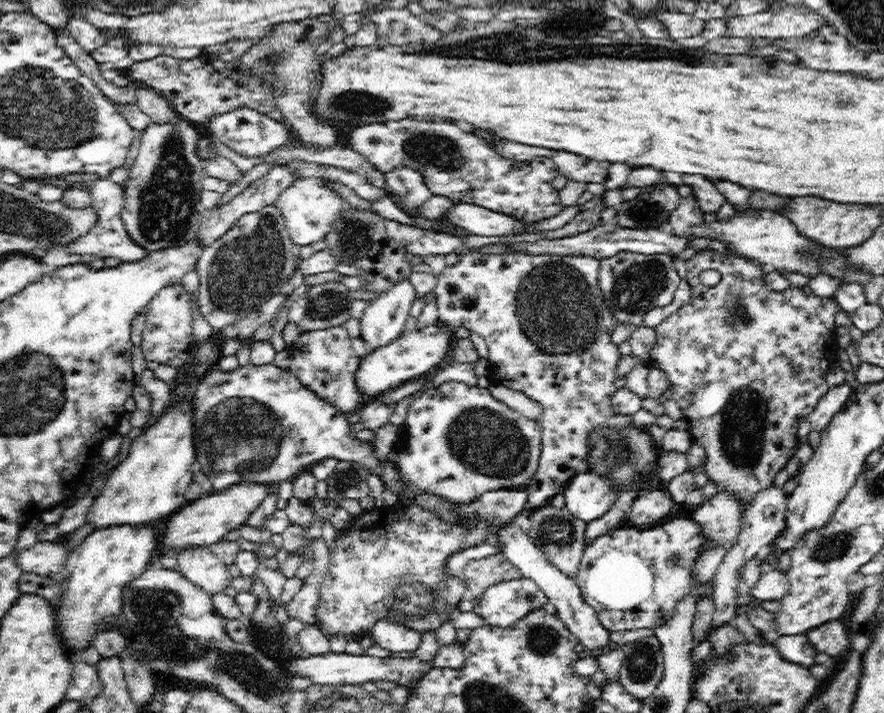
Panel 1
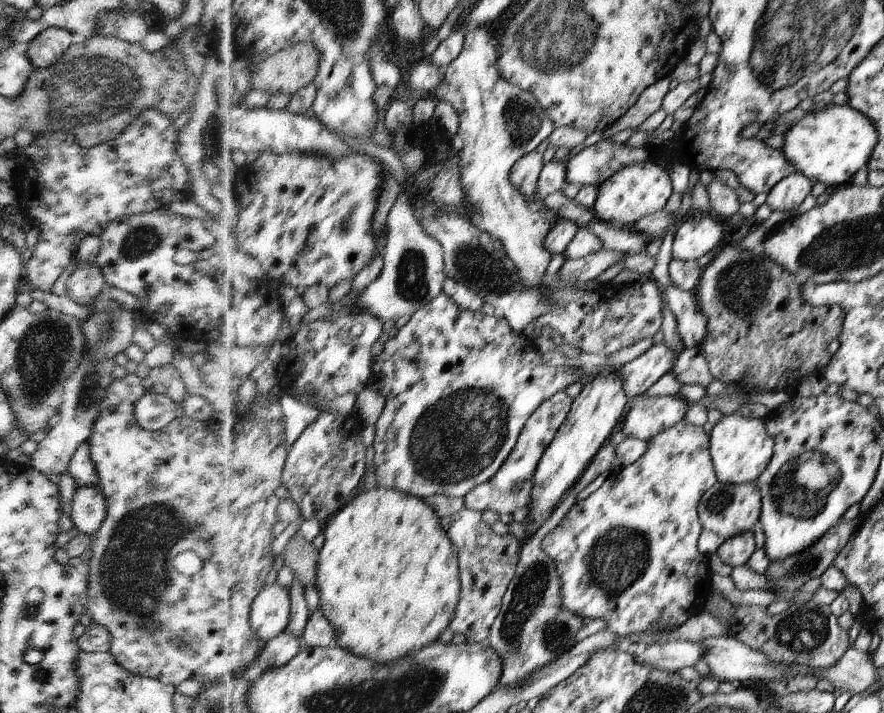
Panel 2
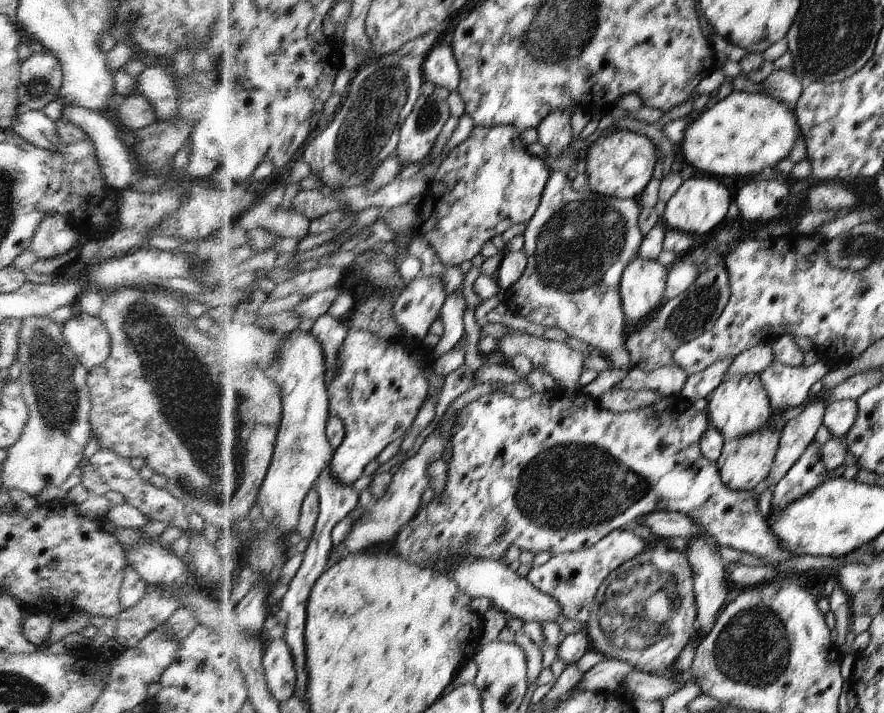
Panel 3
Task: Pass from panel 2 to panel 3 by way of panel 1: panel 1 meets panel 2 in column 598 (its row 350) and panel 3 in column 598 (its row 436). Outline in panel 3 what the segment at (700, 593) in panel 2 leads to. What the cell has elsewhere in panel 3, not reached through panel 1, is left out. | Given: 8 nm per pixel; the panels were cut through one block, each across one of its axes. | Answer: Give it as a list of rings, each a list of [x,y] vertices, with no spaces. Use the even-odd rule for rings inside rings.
[[[618,529],[610,532],[602,540],[593,544],[590,548],[582,549],[571,553],[560,553],[559,555],[552,556],[550,559],[541,566],[531,568],[525,579],[537,588],[540,592],[551,596],[561,608],[561,614],[572,620],[577,620],[585,626],[586,633],[591,640],[592,650],[601,652],[606,658],[620,659],[630,664],[631,668],[644,671],[646,673],[654,673],[659,677],[672,677],[680,676],[682,672],[677,672],[674,668],[676,658],[679,658],[680,652],[684,650],[684,646],[688,642],[692,642],[690,638],[696,634],[696,592],[692,592],[692,571],[688,564],[689,557],[684,551],[674,549],[668,544],[668,540],[658,540],[654,544],[646,544],[633,530]]]

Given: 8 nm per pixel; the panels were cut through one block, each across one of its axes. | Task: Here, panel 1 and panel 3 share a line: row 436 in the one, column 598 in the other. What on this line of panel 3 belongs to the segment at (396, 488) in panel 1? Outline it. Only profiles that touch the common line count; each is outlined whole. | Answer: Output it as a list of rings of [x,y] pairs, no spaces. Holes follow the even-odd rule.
[[[564,109],[556,110],[549,112],[549,115],[546,115],[536,127],[539,142],[542,146],[545,146],[548,149],[548,152],[552,154],[551,158],[554,158],[552,161],[555,163],[556,170],[553,172],[553,175],[550,175],[548,186],[545,188],[545,195],[542,197],[540,206],[537,208],[536,214],[532,219],[526,224],[526,229],[523,235],[523,249],[528,256],[528,266],[525,268],[524,274],[520,279],[517,280],[517,284],[514,285],[512,290],[505,291],[505,305],[508,312],[511,314],[516,314],[523,321],[524,325],[529,328],[534,329],[535,327],[543,328],[560,328],[564,330],[568,337],[576,337],[582,342],[585,342],[587,346],[592,346],[595,348],[595,352],[608,359],[608,362],[613,366],[614,369],[622,369],[623,371],[633,370],[630,362],[630,357],[628,354],[628,348],[625,346],[625,339],[627,338],[627,320],[625,319],[624,309],[622,308],[621,303],[621,280],[626,268],[629,264],[633,262],[634,259],[637,259],[637,256],[640,255],[640,248],[643,242],[642,233],[639,227],[639,214],[641,213],[641,208],[638,208],[636,204],[636,199],[621,199],[614,197],[605,197],[601,194],[594,194],[594,192],[587,190],[583,192],[576,192],[571,186],[572,181],[566,178],[567,170],[559,169],[557,167],[558,158],[557,154],[560,154],[564,148],[562,146],[568,146],[572,140],[572,128],[570,128],[570,111],[565,111]]]

